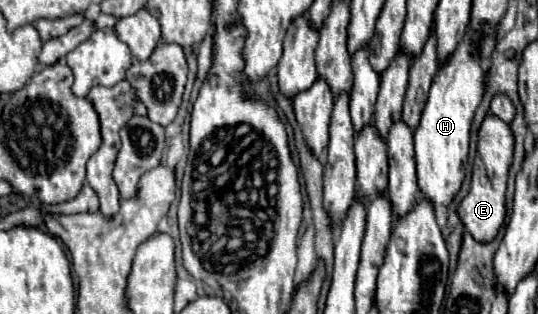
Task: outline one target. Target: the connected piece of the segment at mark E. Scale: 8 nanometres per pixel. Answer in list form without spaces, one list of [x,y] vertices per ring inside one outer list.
[[[487,114],[479,128],[479,144],[477,144],[477,154],[481,156],[485,166],[479,160],[475,160],[471,192],[463,198],[459,206],[459,216],[475,240],[481,240],[481,242],[493,240],[505,222],[505,212],[507,212],[505,210],[505,188],[507,188],[507,172],[513,160],[513,144],[515,140],[513,140],[511,126],[503,122],[501,118]]]

